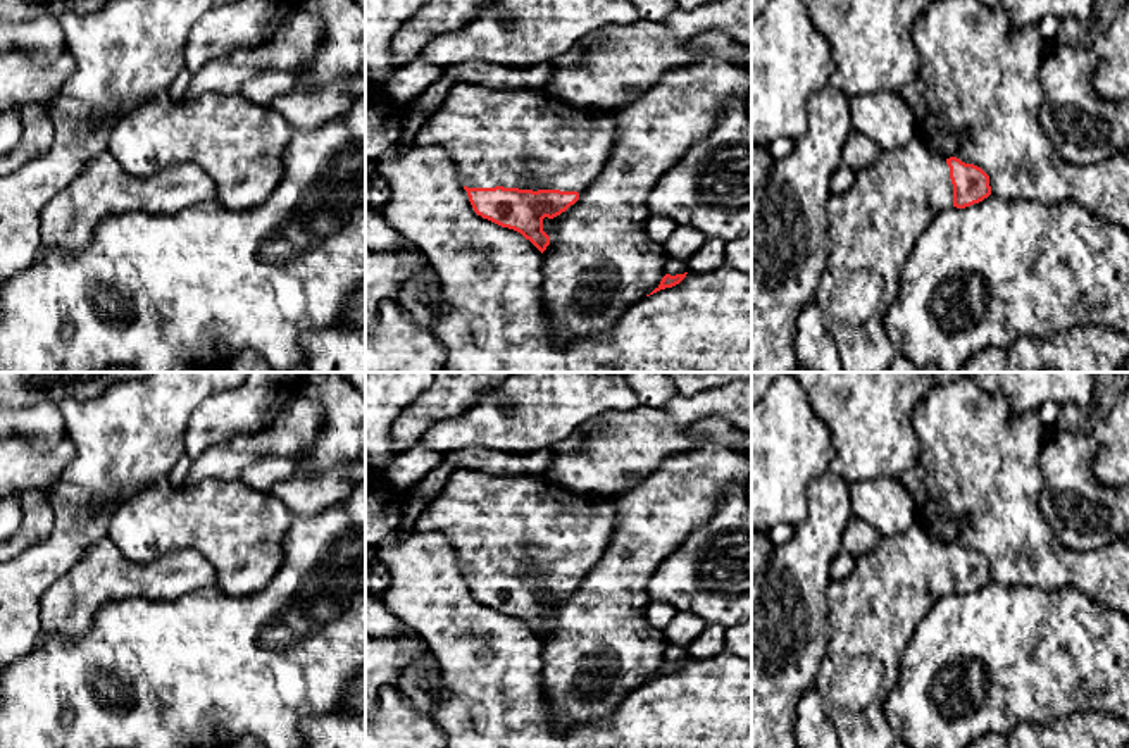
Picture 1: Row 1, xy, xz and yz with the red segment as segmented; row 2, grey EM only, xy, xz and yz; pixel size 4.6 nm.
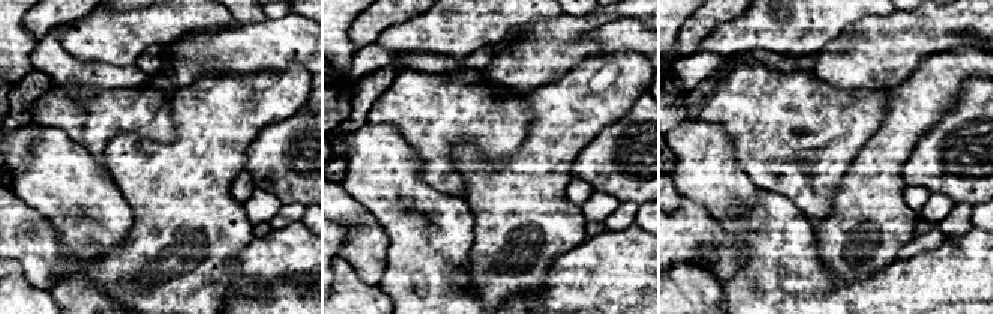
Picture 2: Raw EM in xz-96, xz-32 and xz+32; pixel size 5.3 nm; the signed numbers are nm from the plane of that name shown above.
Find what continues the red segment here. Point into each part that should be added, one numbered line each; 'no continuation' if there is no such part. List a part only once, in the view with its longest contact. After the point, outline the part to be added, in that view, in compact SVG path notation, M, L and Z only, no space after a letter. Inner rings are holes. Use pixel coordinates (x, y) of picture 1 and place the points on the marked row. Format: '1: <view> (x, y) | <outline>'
1: xz (523, 138) | M457 83L414 143L443 148L467 188L581 193L603 169L615 140L610 110L577 109L545 90Z

